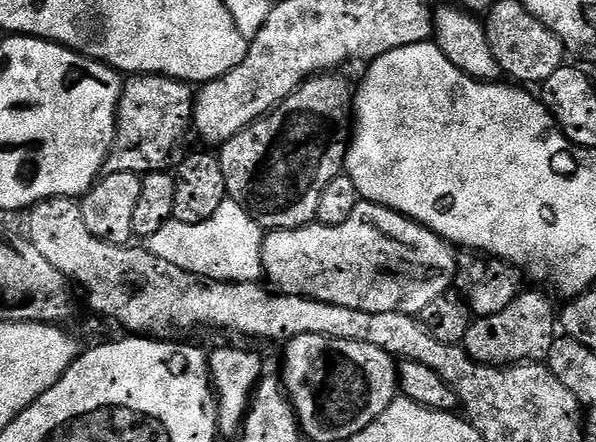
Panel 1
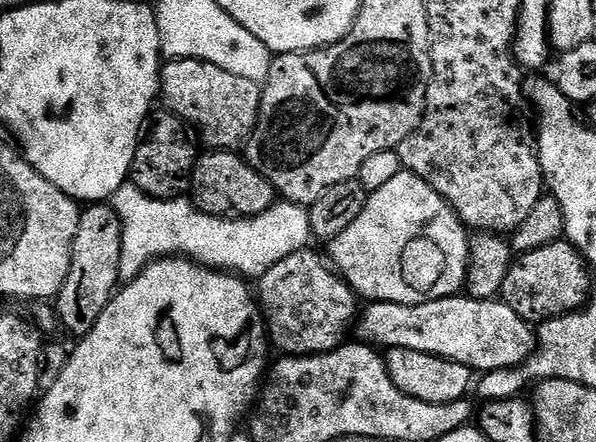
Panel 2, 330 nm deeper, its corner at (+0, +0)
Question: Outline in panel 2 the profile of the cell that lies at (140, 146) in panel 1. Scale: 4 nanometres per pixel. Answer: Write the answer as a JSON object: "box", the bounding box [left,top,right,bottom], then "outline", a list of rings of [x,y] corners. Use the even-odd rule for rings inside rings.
{"box":[159,60,262,150],"outline":[[[168,60],[160,70],[159,95],[165,100],[167,111],[183,120],[185,125],[197,137],[208,143],[212,150],[236,150],[247,141],[252,131],[256,129],[256,119],[260,109],[260,94],[262,88],[257,81],[250,78],[238,78],[226,70],[201,60]]]}

